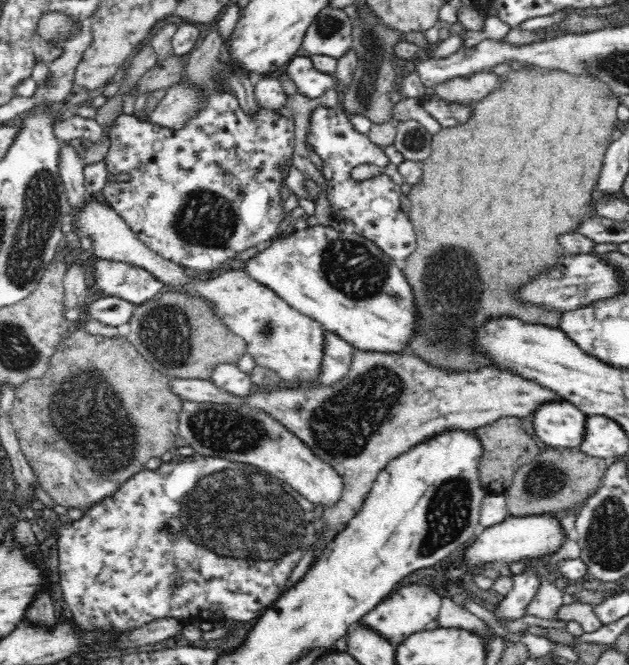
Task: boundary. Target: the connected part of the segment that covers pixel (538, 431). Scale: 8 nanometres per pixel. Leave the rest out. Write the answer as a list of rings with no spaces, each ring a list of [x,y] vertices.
[[[567,401],[546,402],[532,415],[534,433],[550,448],[577,450],[586,430],[587,416]]]

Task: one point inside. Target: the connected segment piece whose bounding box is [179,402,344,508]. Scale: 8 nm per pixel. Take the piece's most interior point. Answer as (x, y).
(236, 432)

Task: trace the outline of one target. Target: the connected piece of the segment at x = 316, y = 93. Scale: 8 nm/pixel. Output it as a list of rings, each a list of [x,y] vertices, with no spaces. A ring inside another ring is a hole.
[[[296,56],[284,67],[282,75],[290,78],[296,86],[296,93],[306,98],[320,98],[335,86],[330,74],[322,74],[307,57]]]

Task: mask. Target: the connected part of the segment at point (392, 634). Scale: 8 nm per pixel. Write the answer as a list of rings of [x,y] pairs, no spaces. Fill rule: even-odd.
[[[411,583],[403,585],[399,590],[393,592],[384,599],[374,610],[363,616],[360,623],[368,625],[382,637],[386,637],[390,643],[401,643],[411,634],[420,632],[430,627],[433,620],[439,615],[442,595],[437,589],[425,583]]]

